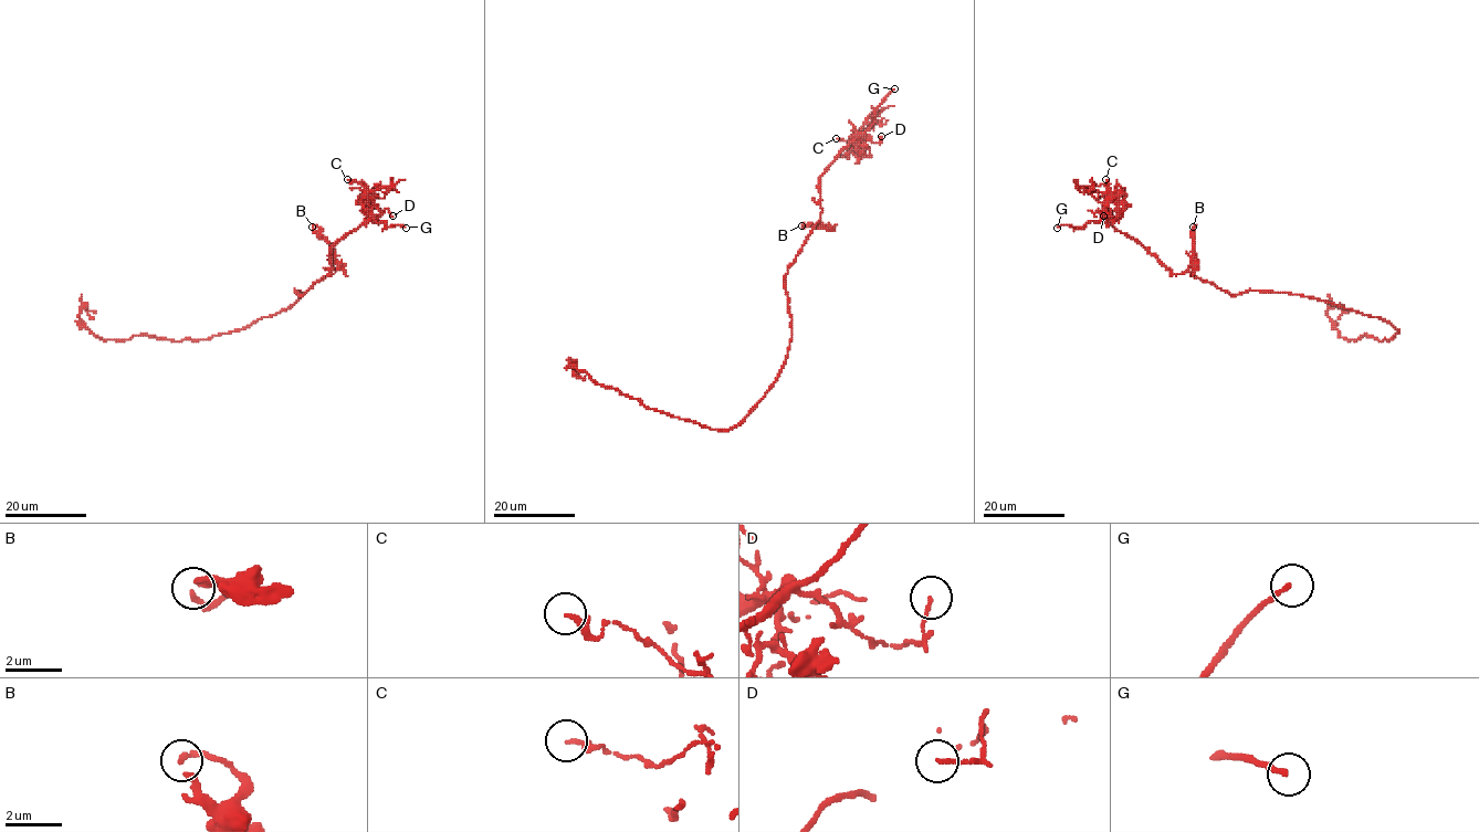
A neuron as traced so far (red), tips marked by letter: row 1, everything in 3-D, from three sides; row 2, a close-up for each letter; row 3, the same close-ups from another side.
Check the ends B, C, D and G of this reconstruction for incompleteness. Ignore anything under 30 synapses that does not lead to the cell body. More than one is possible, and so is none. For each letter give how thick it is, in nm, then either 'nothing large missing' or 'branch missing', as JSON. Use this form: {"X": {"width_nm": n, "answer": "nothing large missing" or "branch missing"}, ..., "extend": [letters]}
{"B": {"width_nm": 160, "answer": "nothing large missing"}, "C": {"width_nm": 150, "answer": "nothing large missing"}, "D": {"width_nm": 100, "answer": "nothing large missing"}, "G": {"width_nm": 180, "answer": "branch missing"}, "extend": ["G"]}

